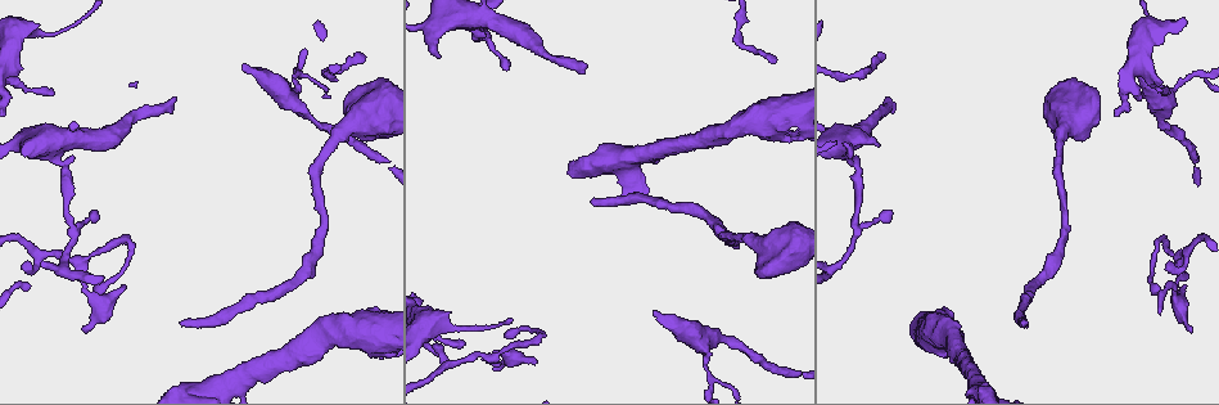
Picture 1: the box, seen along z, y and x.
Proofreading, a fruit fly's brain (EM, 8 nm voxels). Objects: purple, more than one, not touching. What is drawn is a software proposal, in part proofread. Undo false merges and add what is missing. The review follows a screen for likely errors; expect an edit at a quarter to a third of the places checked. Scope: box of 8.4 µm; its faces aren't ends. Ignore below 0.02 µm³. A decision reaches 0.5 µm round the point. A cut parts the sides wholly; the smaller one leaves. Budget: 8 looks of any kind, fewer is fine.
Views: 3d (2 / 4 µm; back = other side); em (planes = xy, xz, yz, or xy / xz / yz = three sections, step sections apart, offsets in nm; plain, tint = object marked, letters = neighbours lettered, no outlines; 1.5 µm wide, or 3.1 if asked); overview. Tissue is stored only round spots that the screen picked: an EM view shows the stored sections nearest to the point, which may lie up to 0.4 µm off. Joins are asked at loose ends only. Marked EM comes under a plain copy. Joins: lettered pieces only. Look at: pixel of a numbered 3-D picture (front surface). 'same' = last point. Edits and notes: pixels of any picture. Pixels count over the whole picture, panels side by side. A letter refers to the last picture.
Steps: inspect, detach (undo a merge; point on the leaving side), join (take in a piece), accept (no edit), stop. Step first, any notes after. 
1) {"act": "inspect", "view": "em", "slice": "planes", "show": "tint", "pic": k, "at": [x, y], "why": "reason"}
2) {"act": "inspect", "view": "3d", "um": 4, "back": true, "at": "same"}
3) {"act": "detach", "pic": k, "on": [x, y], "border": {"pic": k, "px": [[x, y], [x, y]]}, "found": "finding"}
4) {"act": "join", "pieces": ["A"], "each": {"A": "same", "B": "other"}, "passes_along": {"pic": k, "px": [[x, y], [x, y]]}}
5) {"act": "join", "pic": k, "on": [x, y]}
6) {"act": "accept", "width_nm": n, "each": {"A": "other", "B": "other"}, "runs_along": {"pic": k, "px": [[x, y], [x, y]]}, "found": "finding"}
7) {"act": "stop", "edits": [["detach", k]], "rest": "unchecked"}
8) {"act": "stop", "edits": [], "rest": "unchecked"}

{"act": "inspect", "view": "3d", "um": 2, "pic": 1, "at": [1192, 329], "why": "thin end"}

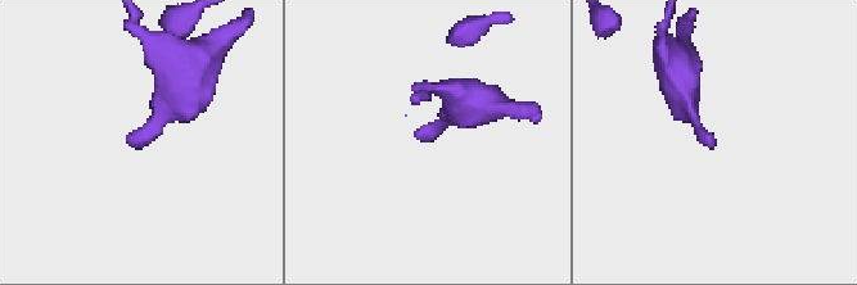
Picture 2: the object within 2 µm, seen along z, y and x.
{"act": "inspect", "view": "em", "slice": "yz", "step": 4, "show": "tint", "pic": 2, "at": [127, 138], "why": "shape alone is not enough"}

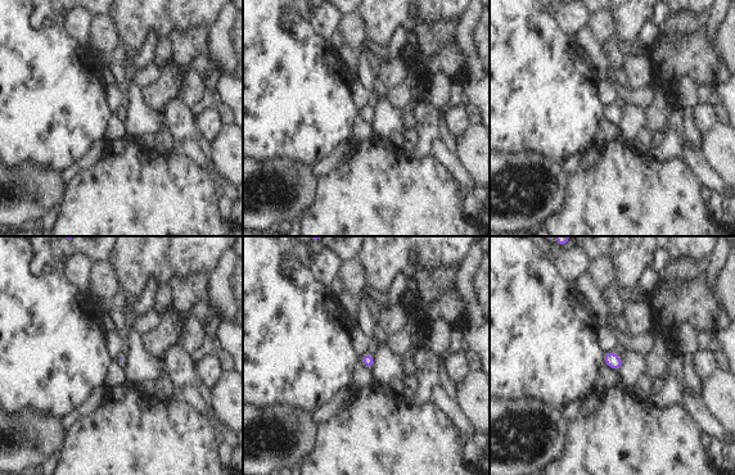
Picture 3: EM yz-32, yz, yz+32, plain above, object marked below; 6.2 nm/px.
{"act": "inspect", "view": "em", "slice": "planes", "show": "letters", "at": "same"}

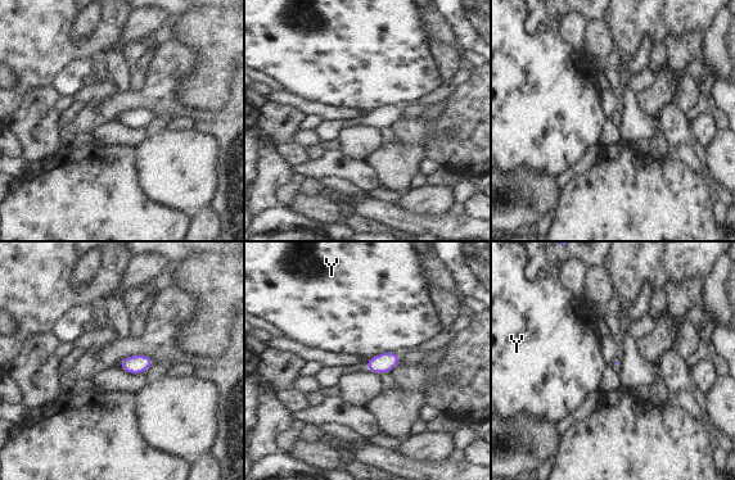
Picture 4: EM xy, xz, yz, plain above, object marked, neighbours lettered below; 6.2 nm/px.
{"act": "accept", "each": {"Y": "other"}, "border": {"pic": 4, "px": [[393, 351], [378, 353], [369, 360]]}, "found": "none of them fits"}

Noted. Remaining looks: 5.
{"act": "inspect", "view": "3d", "um": 2, "pic": 1, "at": [594, 202], "why": "an open end"}

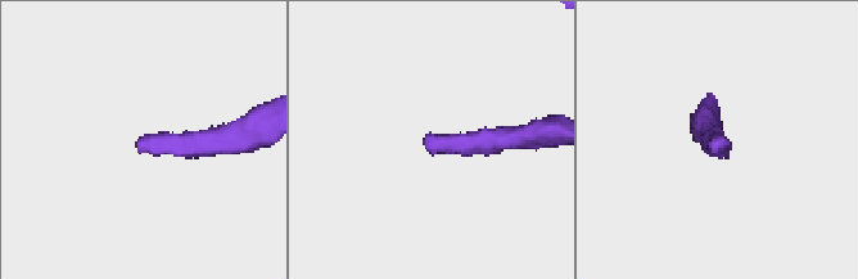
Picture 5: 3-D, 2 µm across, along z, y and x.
{"act": "inspect", "view": "em", "slice": "planes", "show": "letters", "pic": 5, "at": [425, 142]}

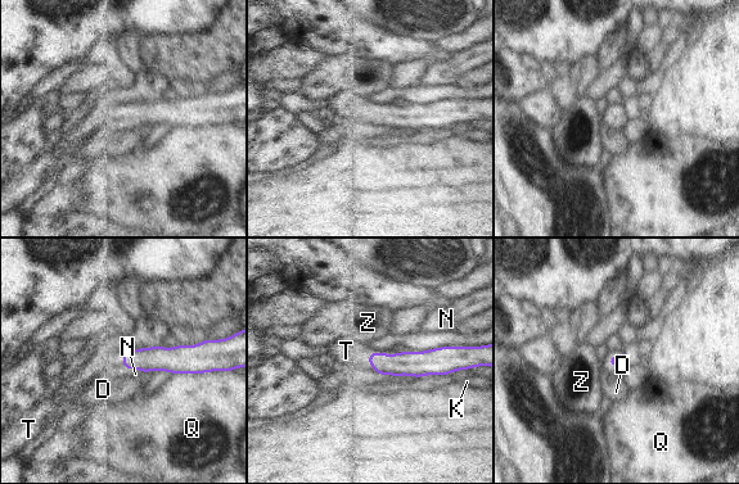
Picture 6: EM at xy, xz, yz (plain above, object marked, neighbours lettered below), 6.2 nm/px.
{"act": "join", "pieces": ["T"], "each": {"D": "other", "K": "other", "N": "other", "Q": "other", "T": "same", "Z": "other"}, "passes_along": {"pic": 6, "px": [[405, 362], [369, 357], [346, 351]]}, "found": "the cell continues"}

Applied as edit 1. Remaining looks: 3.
{"act": "inspect", "view": "em", "slice": "yz", "step": 8, "show": "letters", "pic": 1, "at": [245, 64], "why": "free end"}

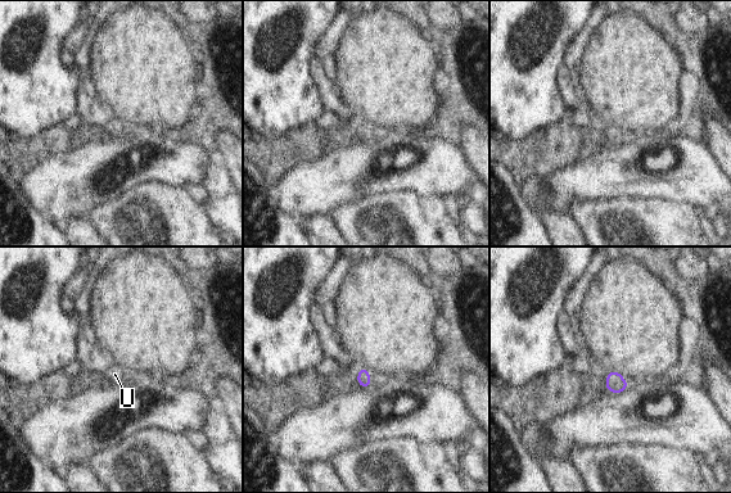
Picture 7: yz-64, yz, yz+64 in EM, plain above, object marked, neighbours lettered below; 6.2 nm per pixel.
{"act": "inspect", "view": "em", "slice": "planes", "show": "letters", "at": "same", "why": "another direction"}

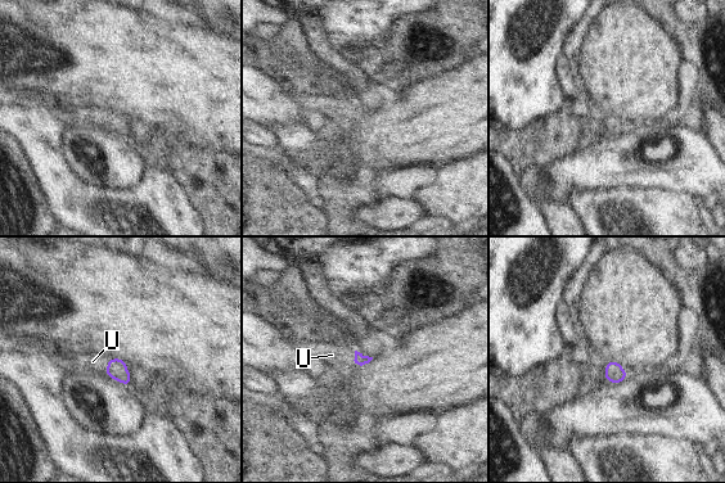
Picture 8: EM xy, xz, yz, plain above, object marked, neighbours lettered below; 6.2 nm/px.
{"act": "join", "pieces": ["U"], "each": {"U": "same"}, "found": "it goes on there"}

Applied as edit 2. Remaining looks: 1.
{"act": "stop", "edits": [["join", 6], ["join", 8]], "rest": "unchecked"}

